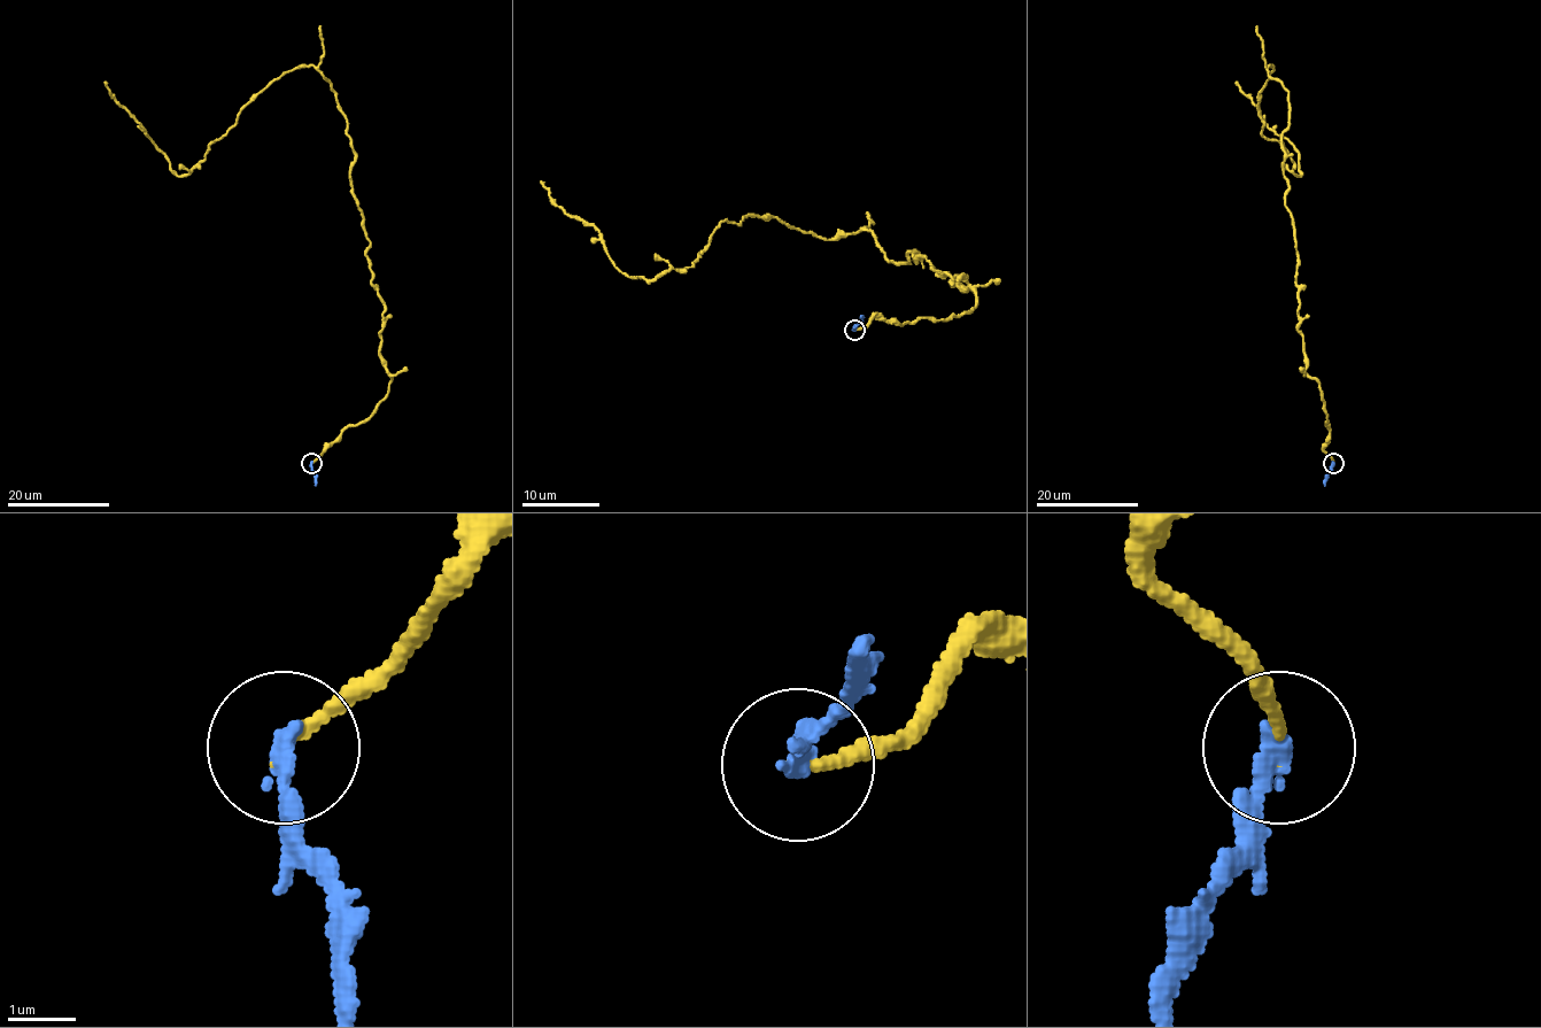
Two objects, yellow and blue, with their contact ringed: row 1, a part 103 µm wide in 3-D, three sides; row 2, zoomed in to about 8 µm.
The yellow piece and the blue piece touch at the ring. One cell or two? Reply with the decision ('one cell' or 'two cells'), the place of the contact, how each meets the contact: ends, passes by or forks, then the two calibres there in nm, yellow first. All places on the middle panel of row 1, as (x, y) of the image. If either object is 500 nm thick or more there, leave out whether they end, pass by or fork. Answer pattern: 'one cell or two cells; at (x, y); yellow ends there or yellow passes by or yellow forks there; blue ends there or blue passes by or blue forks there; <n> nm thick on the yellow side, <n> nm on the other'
two cells; at (854, 330); yellow ends there; blue ends there; 180 nm thick on the yellow side, 280 nm on the other

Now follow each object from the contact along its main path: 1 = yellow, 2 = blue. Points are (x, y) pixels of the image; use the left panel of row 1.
1: (311, 463), (372, 414), (392, 376), (337, 92), (312, 66), (284, 72), (178, 175), (105, 80)
2: (311, 463), (315, 486)

